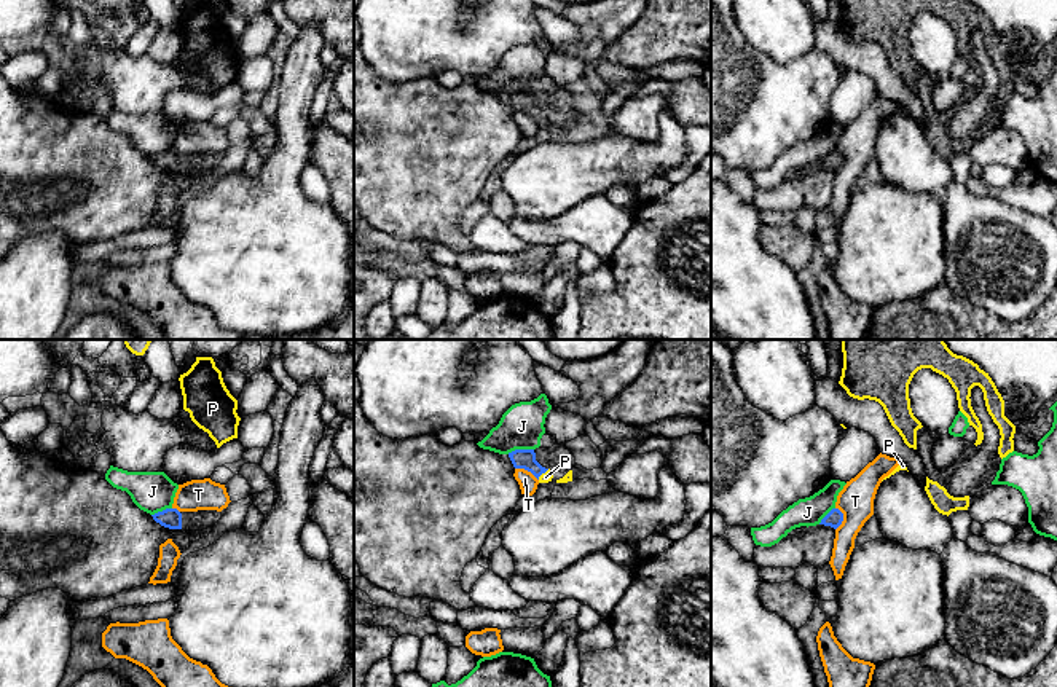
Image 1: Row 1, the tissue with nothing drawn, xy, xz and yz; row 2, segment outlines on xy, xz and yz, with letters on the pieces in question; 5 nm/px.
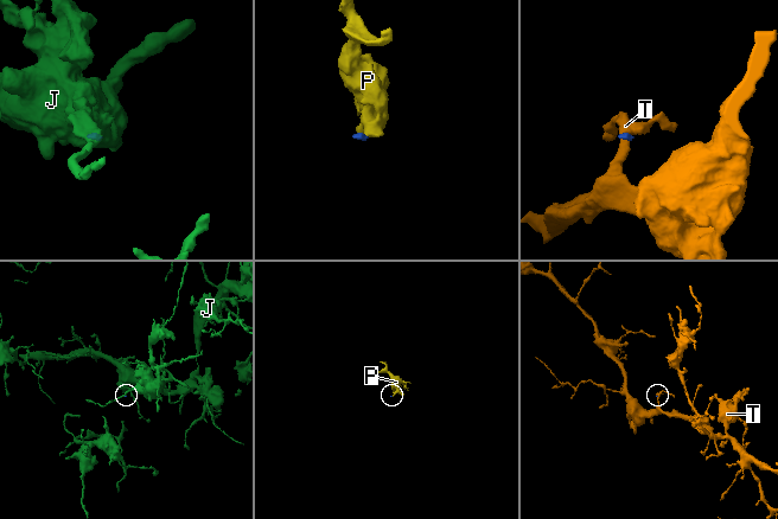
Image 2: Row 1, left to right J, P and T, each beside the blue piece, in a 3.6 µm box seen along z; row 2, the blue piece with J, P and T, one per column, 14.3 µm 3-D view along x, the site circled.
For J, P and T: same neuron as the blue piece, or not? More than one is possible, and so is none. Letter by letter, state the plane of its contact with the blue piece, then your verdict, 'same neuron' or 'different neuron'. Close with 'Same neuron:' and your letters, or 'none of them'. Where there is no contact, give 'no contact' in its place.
J: meets blue in xz; different neuron
P: meets blue in xz; same neuron
T: meets blue in xz; different neuron
Same neuron: P

